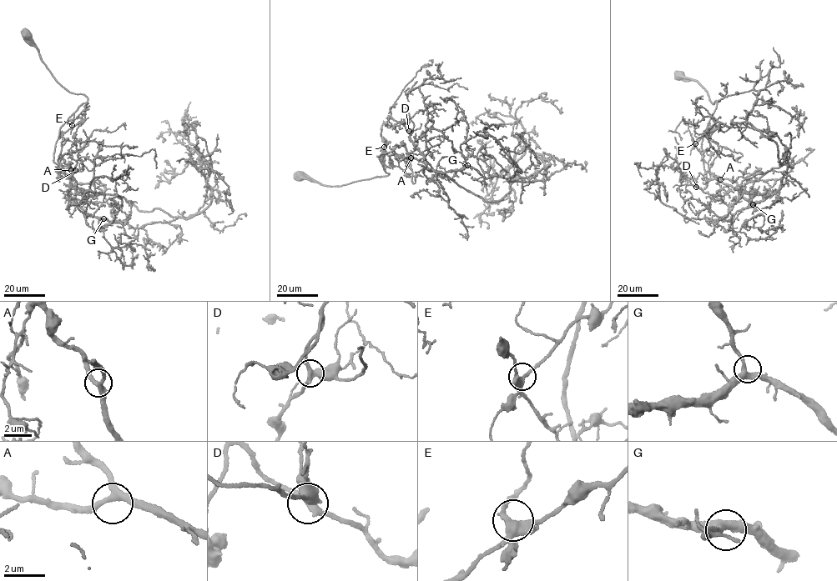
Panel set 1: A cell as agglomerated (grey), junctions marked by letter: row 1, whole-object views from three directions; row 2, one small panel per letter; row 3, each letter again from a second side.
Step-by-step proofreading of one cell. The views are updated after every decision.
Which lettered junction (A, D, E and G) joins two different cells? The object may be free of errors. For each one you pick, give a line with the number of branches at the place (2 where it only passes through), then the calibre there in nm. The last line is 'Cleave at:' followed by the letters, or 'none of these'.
Cleave at: none of these

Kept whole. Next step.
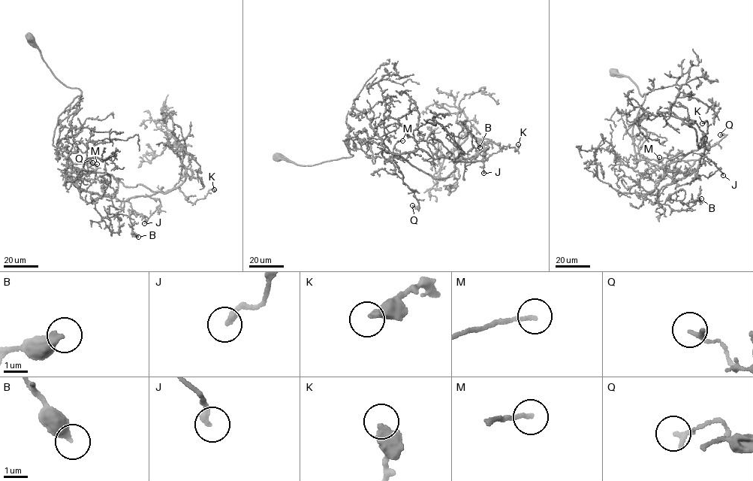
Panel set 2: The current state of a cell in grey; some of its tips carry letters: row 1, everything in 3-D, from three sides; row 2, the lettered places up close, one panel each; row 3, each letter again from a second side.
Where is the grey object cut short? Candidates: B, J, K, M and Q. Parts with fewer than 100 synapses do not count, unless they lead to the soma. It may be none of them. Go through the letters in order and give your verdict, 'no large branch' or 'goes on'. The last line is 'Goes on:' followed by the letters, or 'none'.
B: no large branch
J: no large branch
K: no large branch
M: no large branch
Q: no large branch
Goes on: none

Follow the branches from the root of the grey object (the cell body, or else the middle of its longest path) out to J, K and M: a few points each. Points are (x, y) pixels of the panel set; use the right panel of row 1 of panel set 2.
J: (613, 73), (646, 95), (632, 129), (635, 164), (644, 159), (676, 181), (696, 170), (704, 153), (723, 175)
K: (613, 73), (646, 95), (632, 129), (635, 164), (644, 159), (675, 181), (694, 171), (706, 148), (702, 123)
M: (613, 73), (646, 95), (632, 129), (635, 164), (661, 167), (661, 179), (670, 160), (659, 157)

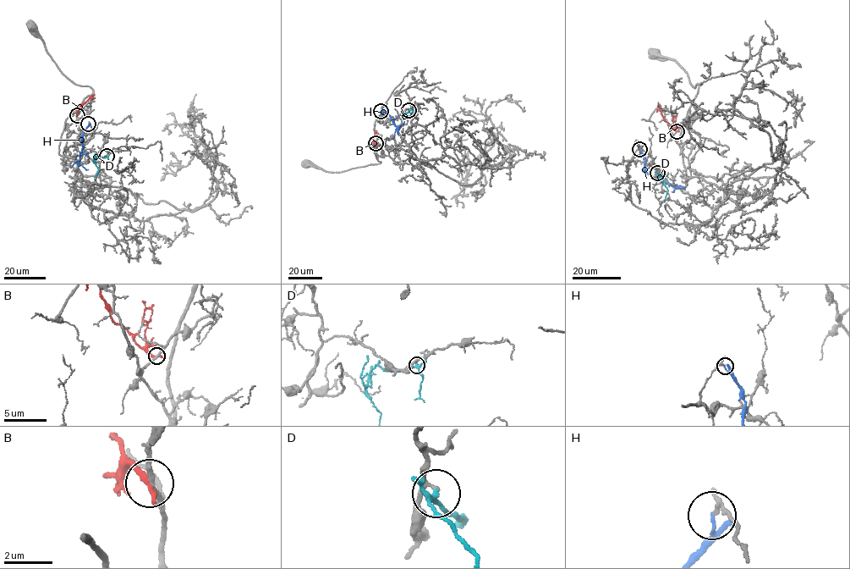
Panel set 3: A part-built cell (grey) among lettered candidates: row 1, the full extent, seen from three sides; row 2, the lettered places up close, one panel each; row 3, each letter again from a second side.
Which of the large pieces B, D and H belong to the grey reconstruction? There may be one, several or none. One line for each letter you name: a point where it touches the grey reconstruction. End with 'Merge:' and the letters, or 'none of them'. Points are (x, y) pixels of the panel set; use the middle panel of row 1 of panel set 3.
Merge: none of them

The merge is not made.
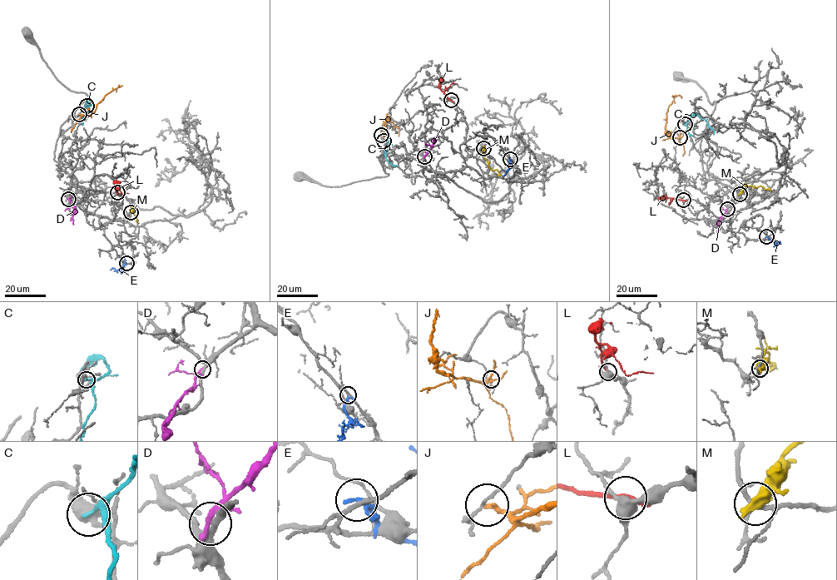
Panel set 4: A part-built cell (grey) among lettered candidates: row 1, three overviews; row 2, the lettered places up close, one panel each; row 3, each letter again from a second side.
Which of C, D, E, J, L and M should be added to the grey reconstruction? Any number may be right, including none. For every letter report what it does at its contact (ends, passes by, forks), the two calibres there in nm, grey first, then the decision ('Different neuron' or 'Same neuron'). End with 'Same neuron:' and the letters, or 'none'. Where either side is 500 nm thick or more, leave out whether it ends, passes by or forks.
C: It ends there. Thickness 400 nm (grey) against 180 nm. Different neuron
D: It ends there. Thickness 240 nm (grey) against 360 nm. Different neuron
E: It passes by. Thickness 190 nm (grey) against 160 nm. Different neuron
J: It ends there. Thickness 100 nm (grey) against 240 nm. Different neuron
L: It ends there. Thickness 440 nm (grey) against 240 nm. Different neuron
M: Thickness 170 nm (grey) against 600 nm. Different neuron
Same neuron: none

